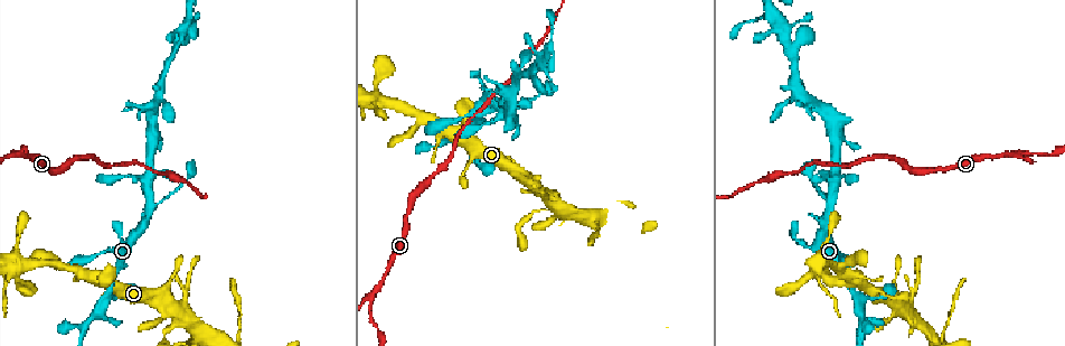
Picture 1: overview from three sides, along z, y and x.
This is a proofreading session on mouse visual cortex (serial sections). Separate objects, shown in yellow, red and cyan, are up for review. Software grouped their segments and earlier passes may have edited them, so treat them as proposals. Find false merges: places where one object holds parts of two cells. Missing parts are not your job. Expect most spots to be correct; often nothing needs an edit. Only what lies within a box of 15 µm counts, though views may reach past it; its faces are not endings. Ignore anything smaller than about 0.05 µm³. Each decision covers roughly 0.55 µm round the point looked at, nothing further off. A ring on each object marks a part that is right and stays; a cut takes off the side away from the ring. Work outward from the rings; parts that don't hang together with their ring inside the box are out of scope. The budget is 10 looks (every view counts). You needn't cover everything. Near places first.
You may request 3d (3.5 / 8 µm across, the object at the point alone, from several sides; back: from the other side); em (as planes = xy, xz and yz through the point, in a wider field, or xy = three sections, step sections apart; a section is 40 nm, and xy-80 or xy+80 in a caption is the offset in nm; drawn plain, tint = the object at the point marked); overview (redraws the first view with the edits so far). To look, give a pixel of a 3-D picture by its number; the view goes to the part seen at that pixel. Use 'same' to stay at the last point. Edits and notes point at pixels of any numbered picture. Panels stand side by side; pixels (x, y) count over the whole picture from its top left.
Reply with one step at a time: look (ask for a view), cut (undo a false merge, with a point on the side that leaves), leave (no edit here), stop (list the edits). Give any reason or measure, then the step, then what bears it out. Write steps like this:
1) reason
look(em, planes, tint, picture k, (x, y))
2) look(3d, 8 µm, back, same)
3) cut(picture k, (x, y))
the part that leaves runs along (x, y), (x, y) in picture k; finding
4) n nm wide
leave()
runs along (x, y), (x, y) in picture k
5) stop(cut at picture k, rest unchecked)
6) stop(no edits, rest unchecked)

sharp bend
look(3d, 3.5 µm, picture 1, (888, 296))

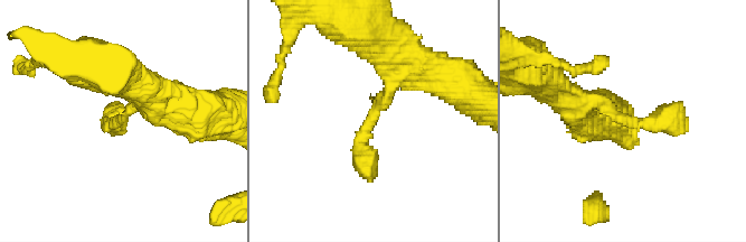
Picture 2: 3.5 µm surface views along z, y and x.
need the tissue
look(em, xy, step 3, tint, picture 2, (620, 116))

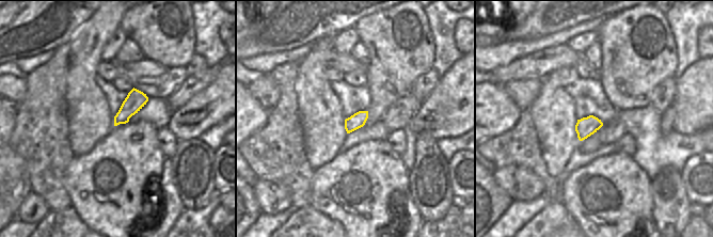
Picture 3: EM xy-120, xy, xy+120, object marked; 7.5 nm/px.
another direction
look(em, planes, tint, same)

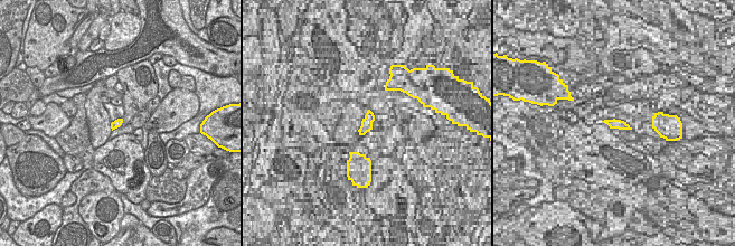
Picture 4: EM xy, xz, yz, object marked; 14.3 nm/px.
leave()
runs along (419, 72), (393, 81), (365, 129), (371, 175) in picture 2; all the same cell

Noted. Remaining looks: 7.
looks like a crossing
look(3d, 8 µm, back, picture 1, (500, 113))

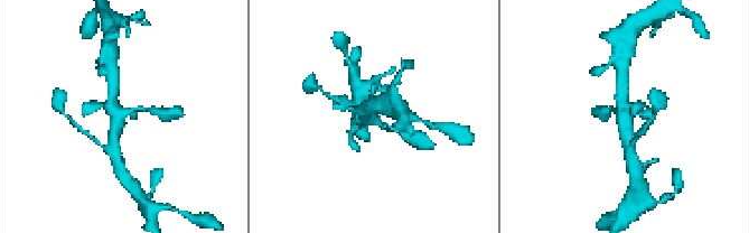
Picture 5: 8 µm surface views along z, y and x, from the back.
now the EM
look(em, xy, step 1, tint, picture 5, (118, 115))

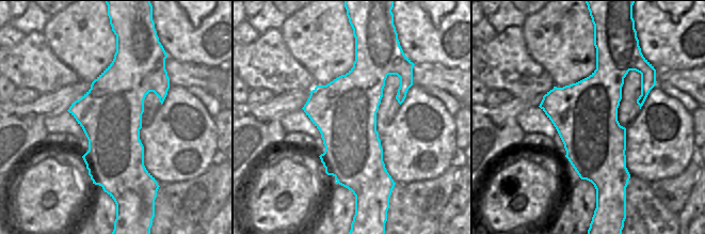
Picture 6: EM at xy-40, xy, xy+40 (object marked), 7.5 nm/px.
leave()
runs along (629, 147), (620, 82) in picture 5; one cell here

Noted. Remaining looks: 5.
a narrow waist
look(3d, 3.5 µm, picture 1, (514, 77))

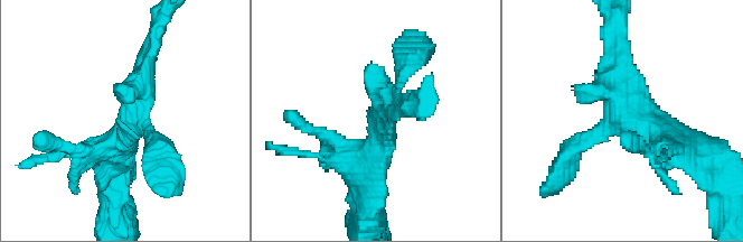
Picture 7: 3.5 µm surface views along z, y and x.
need the tissue
look(em, xy, step 2, tint, picture 7, (632, 114))

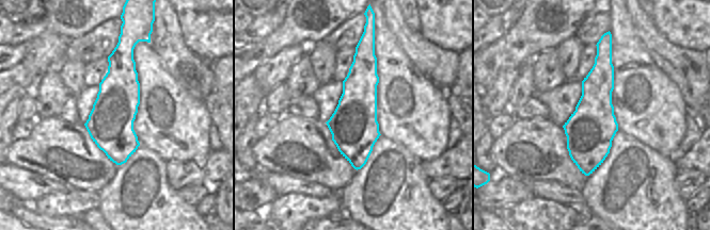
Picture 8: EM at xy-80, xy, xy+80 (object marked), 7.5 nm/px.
leave()
runs along (602, 47), (586, 171) in picture 8; one cell here

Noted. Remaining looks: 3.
a narrow waist
look(3d, 8 µm, picture 1, (770, 32))

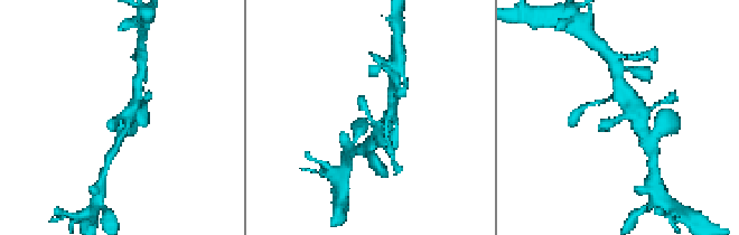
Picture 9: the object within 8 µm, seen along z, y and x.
need the tissue
look(em, planes, tint, picture 9, (120, 117))

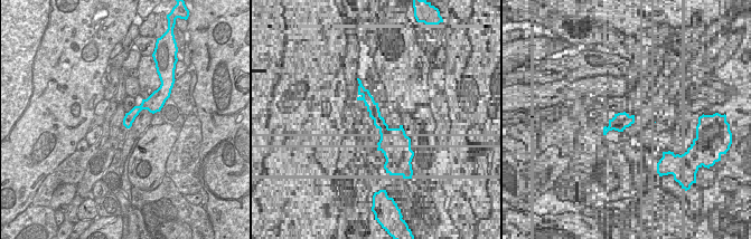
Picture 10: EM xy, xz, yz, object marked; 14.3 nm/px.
leave()
runs along (377, 142), (381, 132), (358, 95) in picture 9; continuous, no second cell

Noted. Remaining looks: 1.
stop(no edits, rest unchecked)

